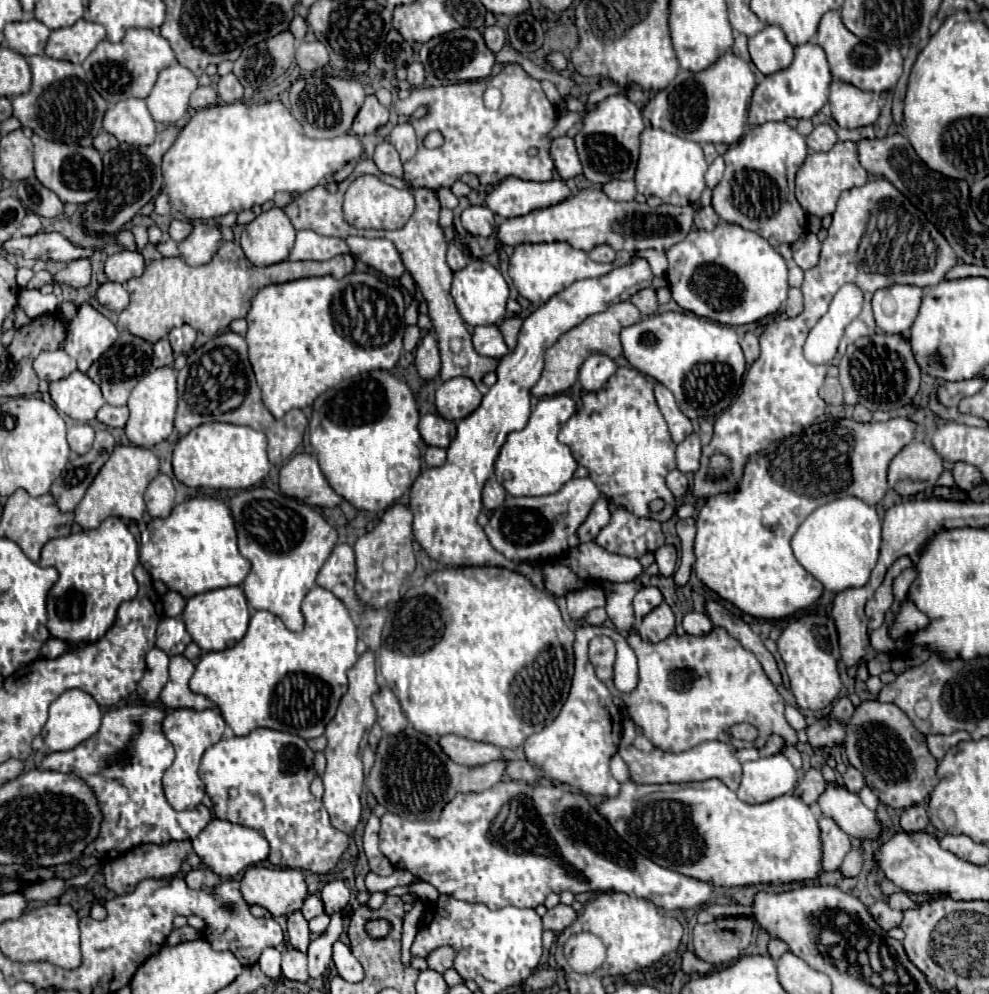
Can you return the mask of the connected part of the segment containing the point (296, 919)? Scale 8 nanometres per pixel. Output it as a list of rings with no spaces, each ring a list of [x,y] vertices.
[[[295,910],[287,916],[287,936],[289,944],[301,952],[307,952],[307,944],[311,942],[311,932],[307,920],[303,918],[301,910]]]

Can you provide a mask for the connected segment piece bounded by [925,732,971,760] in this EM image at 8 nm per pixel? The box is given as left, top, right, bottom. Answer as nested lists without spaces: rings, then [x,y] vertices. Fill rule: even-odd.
[[[967,732],[937,734],[937,736],[929,734],[929,736],[925,736],[925,740],[927,740],[927,746],[929,746],[929,752],[931,752],[937,760],[941,760],[941,758],[945,756],[947,748],[951,748],[951,746],[955,746],[955,744],[959,744],[959,742],[963,742],[963,740],[971,740],[971,736],[969,736]]]

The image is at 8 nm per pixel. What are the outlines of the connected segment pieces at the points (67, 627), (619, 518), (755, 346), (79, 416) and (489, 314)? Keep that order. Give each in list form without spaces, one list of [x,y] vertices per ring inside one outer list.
[[[117,516],[105,518],[95,530],[49,540],[41,550],[39,566],[53,566],[59,572],[59,580],[47,598],[47,628],[51,636],[73,644],[99,640],[113,624],[119,604],[133,600],[137,594],[137,580],[133,576],[137,562],[137,540]]]
[[[617,508],[611,516],[611,524],[599,532],[595,540],[601,548],[641,558],[645,552],[655,552],[665,544],[661,522],[653,518],[637,518],[627,508]]]
[[[747,332],[741,340],[741,348],[747,358],[747,366],[751,366],[759,358],[759,338],[753,332]]]
[[[75,370],[67,378],[51,382],[49,394],[59,412],[77,422],[91,422],[105,404],[101,388],[83,372]]]
[[[471,260],[463,270],[455,272],[451,294],[455,298],[461,318],[469,326],[489,326],[503,320],[507,298],[509,298],[509,286],[495,266],[491,266],[485,260]]]

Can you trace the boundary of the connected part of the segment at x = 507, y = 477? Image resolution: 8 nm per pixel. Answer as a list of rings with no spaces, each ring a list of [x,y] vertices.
[[[559,394],[541,398],[531,412],[527,426],[519,432],[509,432],[495,460],[495,478],[511,496],[545,496],[555,494],[575,474],[577,462],[569,446],[557,440],[561,426],[577,412],[571,396]]]

